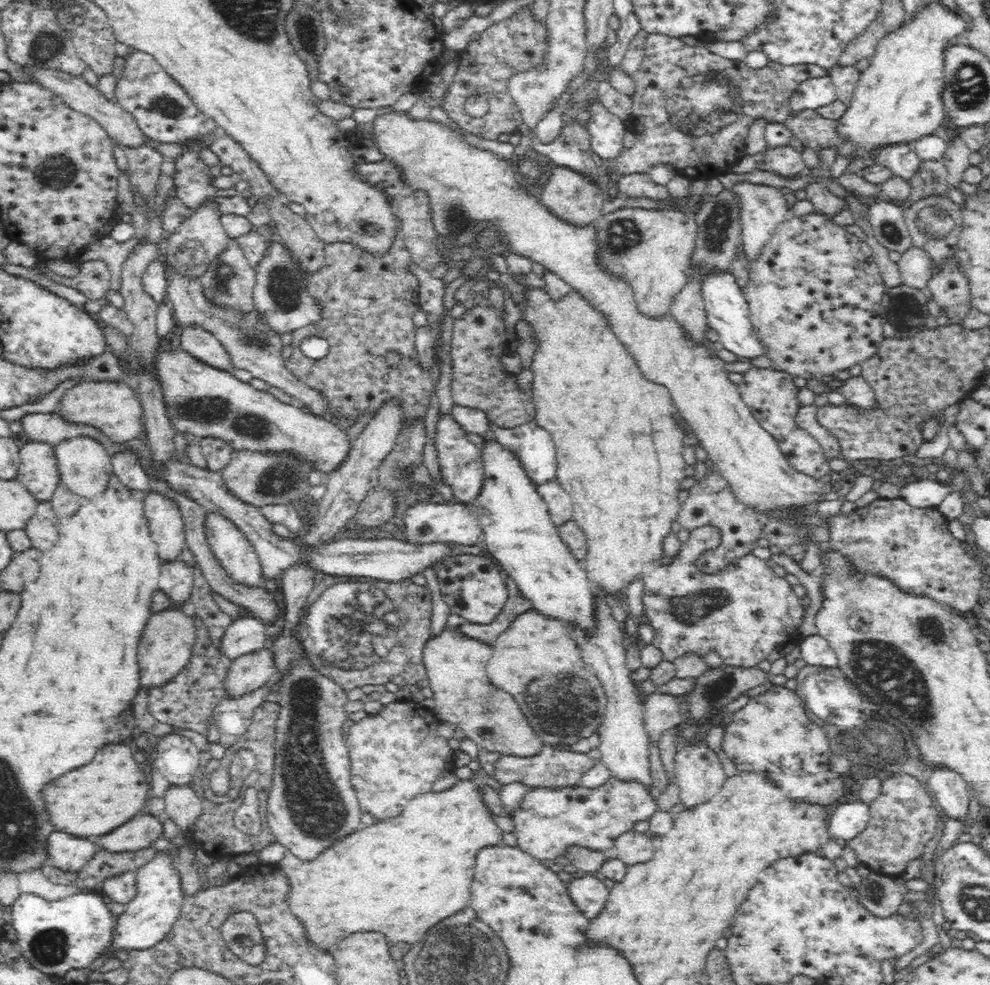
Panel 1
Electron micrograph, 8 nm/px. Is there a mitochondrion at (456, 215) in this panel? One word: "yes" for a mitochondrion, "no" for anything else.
yes

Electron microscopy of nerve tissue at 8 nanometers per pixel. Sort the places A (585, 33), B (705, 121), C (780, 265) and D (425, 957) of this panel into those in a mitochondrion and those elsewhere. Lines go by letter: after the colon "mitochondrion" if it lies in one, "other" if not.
A: other
B: mitochondrion
C: other
D: mitochondrion

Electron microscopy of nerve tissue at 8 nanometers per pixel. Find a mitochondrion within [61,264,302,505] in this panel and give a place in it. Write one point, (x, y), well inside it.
(210, 410)

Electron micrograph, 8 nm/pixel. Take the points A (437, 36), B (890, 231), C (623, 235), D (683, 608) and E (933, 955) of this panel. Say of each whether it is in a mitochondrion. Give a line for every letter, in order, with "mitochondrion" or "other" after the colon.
A: other
B: mitochondrion
C: mitochondrion
D: mitochondrion
E: other

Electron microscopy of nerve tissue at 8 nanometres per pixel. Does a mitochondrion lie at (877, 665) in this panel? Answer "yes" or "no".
yes

